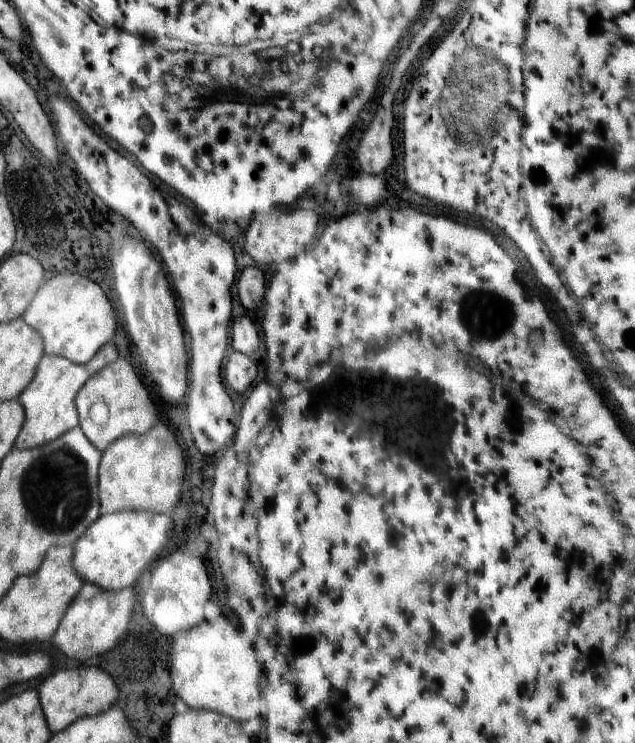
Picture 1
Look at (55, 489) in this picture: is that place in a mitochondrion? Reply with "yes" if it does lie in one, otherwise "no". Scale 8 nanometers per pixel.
yes

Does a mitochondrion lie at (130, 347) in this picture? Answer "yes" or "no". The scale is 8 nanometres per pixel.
no

